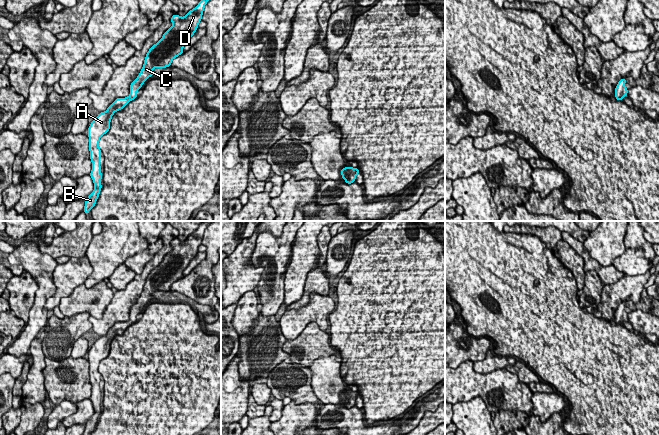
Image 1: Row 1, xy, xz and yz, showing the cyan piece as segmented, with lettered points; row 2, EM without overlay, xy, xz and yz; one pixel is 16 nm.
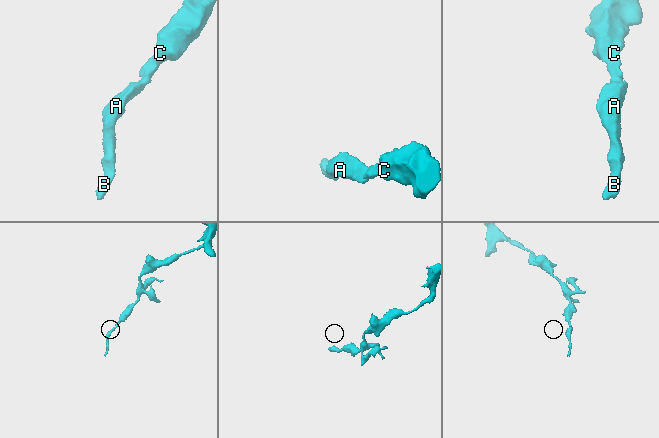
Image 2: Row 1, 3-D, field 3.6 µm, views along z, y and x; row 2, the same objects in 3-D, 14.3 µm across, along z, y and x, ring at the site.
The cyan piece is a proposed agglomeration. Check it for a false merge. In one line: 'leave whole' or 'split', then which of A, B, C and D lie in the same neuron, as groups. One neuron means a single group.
leave whole | A B C D

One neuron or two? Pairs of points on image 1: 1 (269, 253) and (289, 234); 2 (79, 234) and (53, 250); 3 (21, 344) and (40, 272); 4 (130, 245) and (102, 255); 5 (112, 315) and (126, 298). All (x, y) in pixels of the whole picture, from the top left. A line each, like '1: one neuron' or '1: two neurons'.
1: one neuron
2: one neuron
3: one neuron
4: one neuron
5: one neuron

